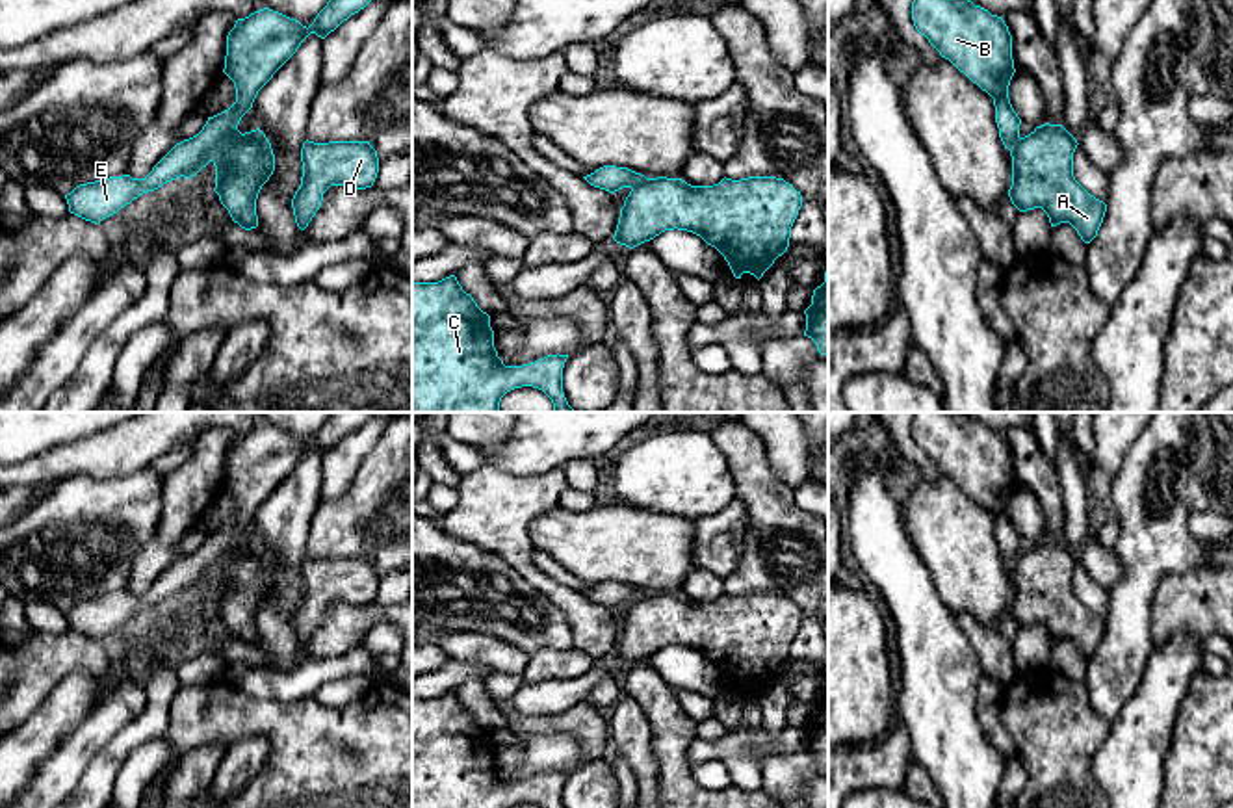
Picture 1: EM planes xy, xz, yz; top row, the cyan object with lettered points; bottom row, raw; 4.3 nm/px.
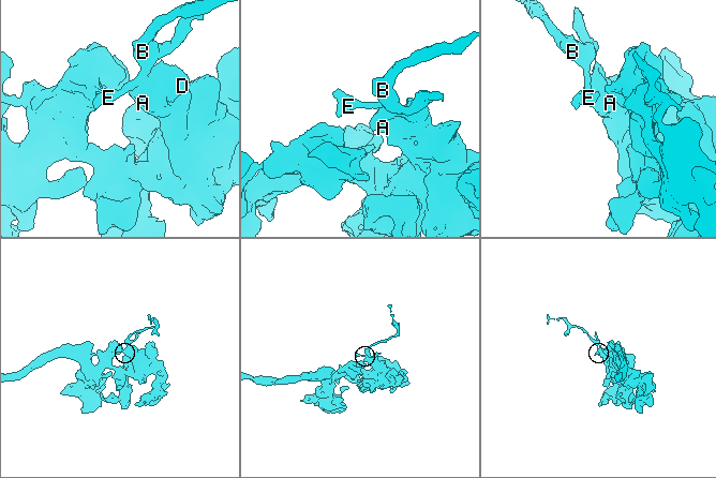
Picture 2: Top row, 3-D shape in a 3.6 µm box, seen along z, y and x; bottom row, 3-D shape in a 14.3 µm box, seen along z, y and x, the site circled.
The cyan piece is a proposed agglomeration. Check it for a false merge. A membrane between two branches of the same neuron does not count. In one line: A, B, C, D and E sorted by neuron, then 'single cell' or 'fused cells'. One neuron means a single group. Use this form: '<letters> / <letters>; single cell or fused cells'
A C D / B E; fused cells

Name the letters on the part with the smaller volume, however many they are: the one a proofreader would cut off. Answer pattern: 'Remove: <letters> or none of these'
Remove: B, E

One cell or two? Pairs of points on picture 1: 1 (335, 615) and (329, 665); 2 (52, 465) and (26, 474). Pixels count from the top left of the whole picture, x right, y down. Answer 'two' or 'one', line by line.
1: two
2: one

